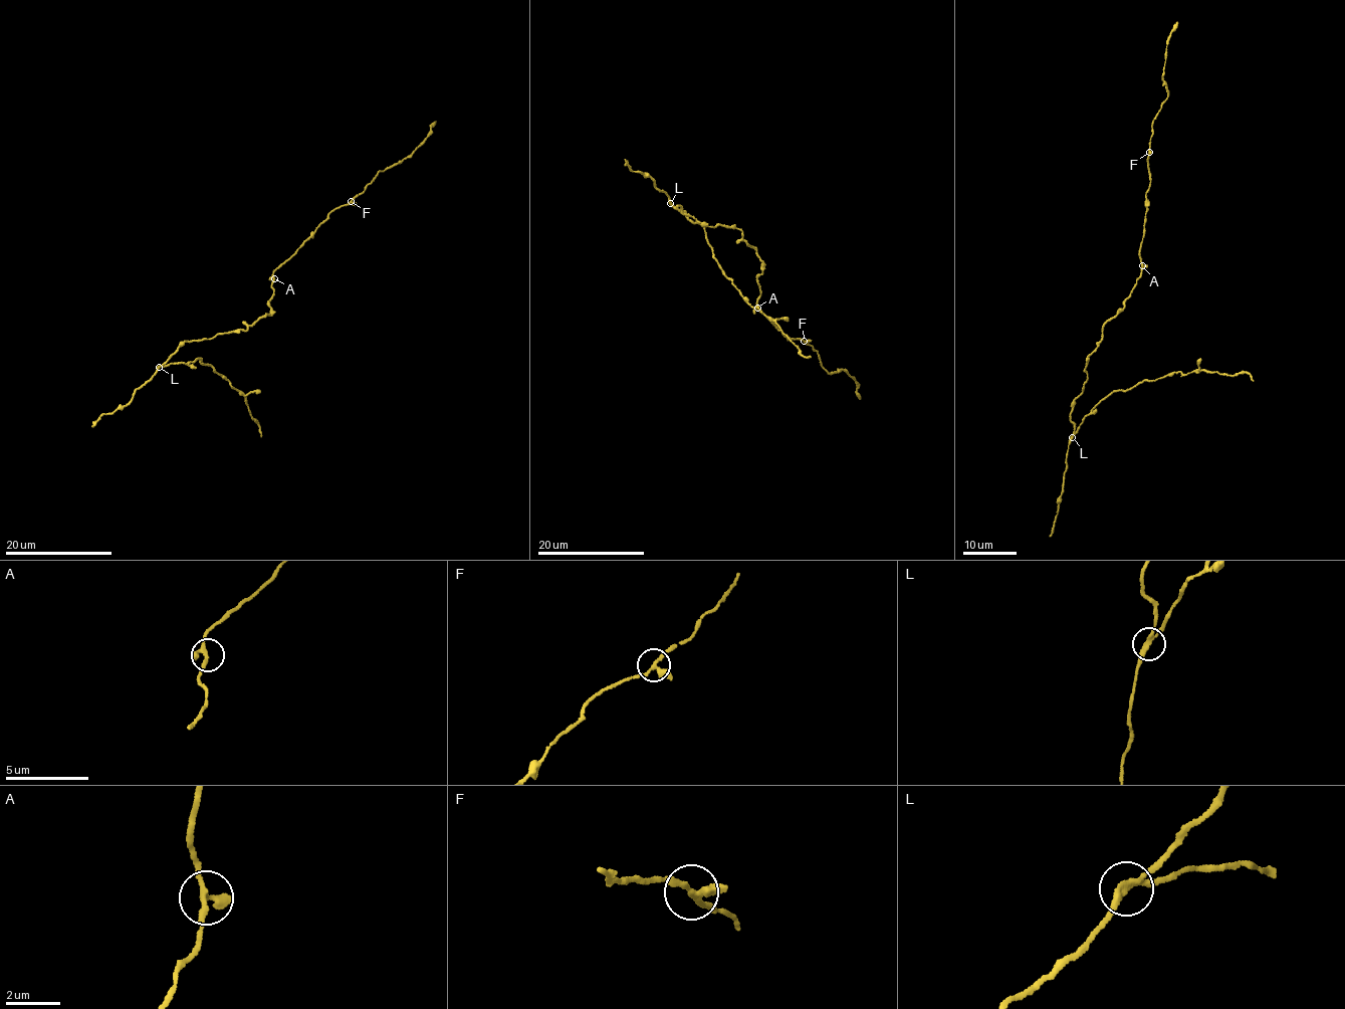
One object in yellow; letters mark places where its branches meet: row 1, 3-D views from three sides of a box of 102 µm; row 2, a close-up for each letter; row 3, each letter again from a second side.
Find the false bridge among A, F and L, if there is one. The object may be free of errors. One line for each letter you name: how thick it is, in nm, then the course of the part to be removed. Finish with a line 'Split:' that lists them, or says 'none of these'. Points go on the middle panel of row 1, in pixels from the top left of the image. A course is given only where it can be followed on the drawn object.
Split: none of these

